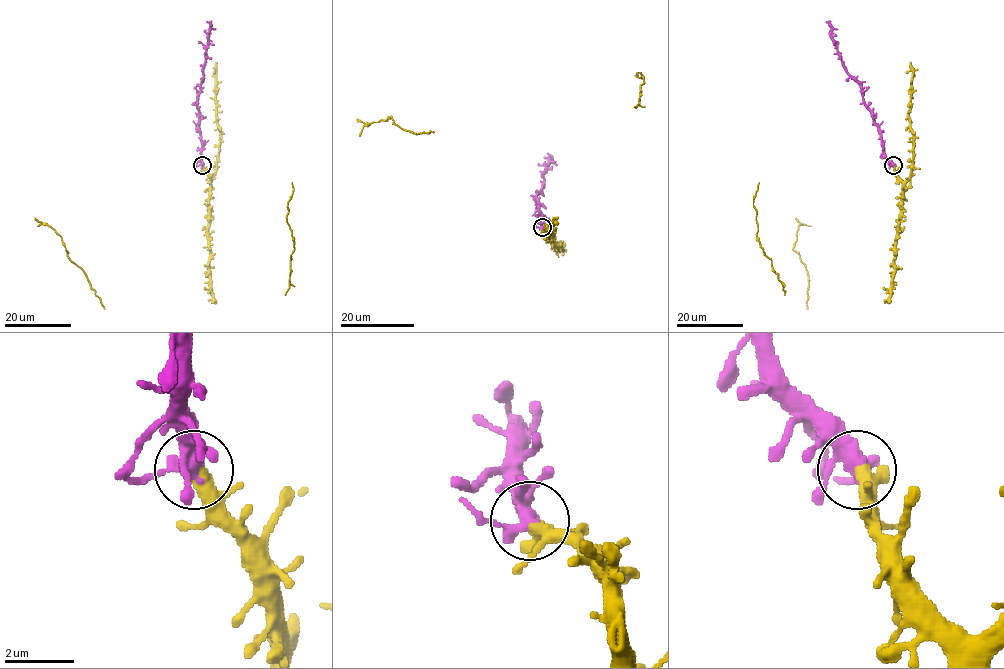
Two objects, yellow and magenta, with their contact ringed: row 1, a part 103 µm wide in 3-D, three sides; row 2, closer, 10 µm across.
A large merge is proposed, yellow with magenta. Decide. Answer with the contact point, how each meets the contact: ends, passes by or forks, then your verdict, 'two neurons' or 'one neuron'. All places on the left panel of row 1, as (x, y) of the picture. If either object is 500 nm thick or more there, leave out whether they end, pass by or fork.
at (202, 165); one neuron

